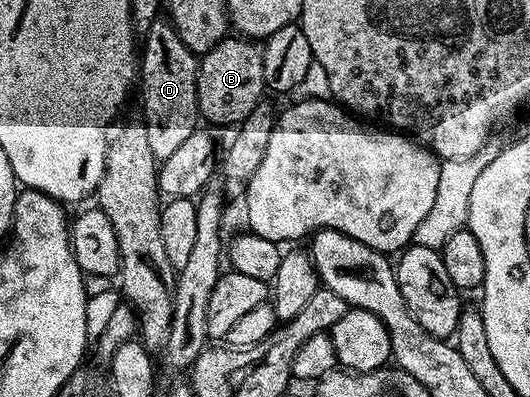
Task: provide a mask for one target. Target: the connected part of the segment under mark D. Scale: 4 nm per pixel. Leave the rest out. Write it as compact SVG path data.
M159 18L152 22L152 26L144 33L140 44L140 88L142 84L142 113L141 119L148 130L148 143L152 145L152 154L159 162L167 160L182 143L192 134L199 131L200 117L198 114L198 99L196 98L196 78L198 77L199 57L195 56L180 38L169 19Z

